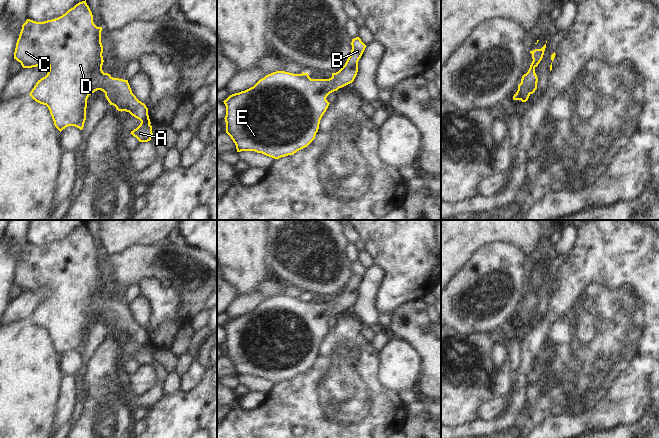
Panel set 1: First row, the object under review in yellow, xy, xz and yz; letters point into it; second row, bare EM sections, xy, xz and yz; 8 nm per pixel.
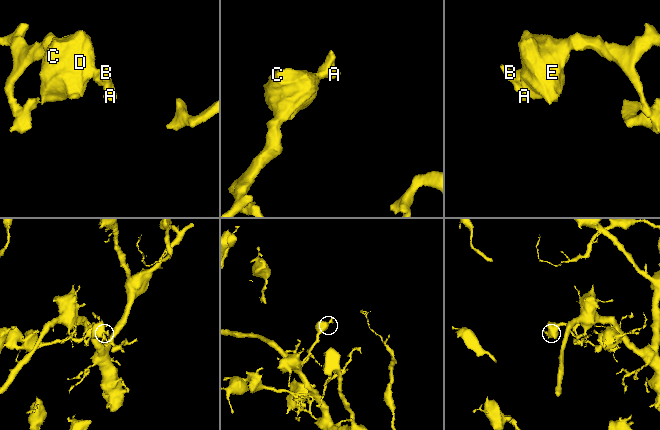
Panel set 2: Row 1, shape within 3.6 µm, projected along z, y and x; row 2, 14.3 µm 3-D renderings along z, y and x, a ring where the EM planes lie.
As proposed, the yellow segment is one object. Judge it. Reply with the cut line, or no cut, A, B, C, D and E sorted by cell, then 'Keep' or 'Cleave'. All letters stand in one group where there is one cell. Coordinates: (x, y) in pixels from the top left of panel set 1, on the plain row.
No split. Groups: A B C D E. Keep.

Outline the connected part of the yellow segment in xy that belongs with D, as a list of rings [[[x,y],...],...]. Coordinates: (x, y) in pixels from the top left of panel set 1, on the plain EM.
[[[85,224],[52,244],[36,246],[27,243],[16,267],[14,283],[23,292],[37,291],[41,287],[49,289],[47,299],[38,304],[29,319],[48,331],[54,349],[60,356],[68,350],[83,353],[87,323],[95,315],[101,314],[110,329],[115,330],[118,335],[129,336],[141,345],[130,358],[139,366],[148,366],[153,361],[148,332],[132,317],[128,304],[113,302],[102,294],[104,284],[101,255],[102,251],[94,248],[92,236]]]

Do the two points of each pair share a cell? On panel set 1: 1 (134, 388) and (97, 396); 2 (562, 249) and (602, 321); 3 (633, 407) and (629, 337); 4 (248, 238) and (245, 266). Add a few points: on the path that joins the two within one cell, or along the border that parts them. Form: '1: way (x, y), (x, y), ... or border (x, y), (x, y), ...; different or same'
1: border (127, 377), (125, 382), (126, 396); different
2: border (576, 231), (575, 243), (567, 253); different
3: way (629, 390), (629, 354); same
4: way (245, 245), (245, 259); same

